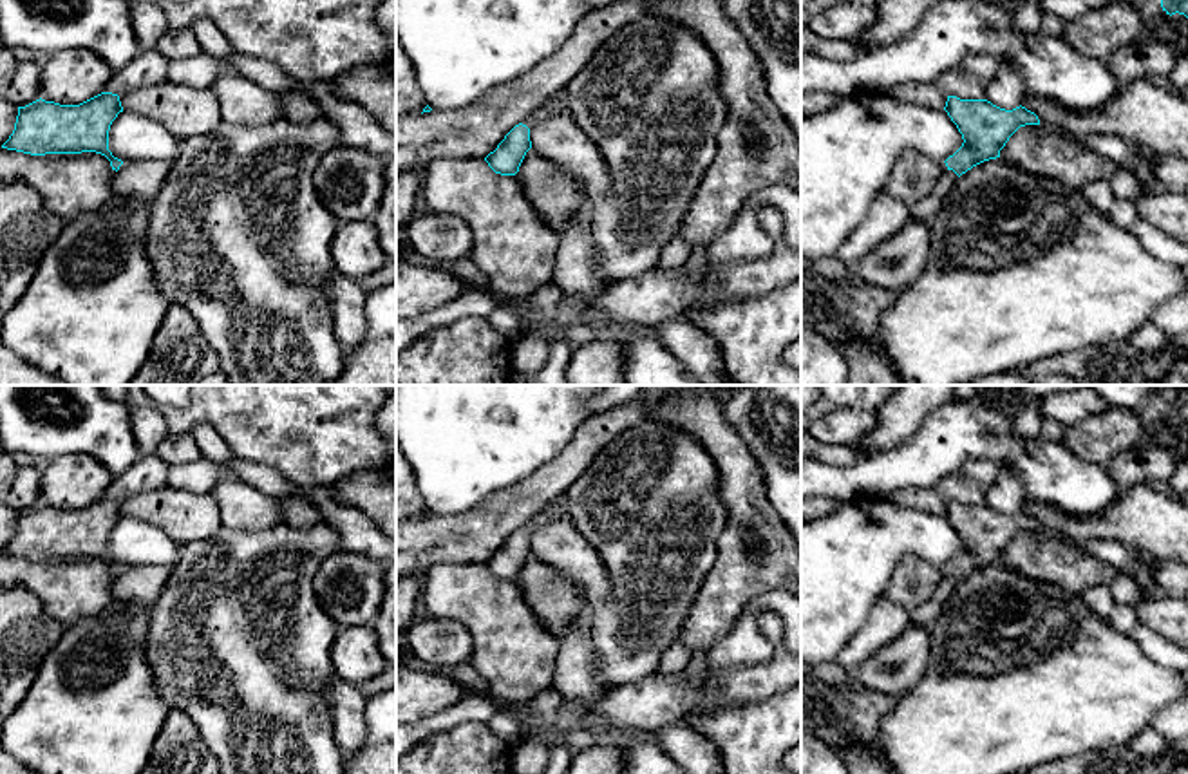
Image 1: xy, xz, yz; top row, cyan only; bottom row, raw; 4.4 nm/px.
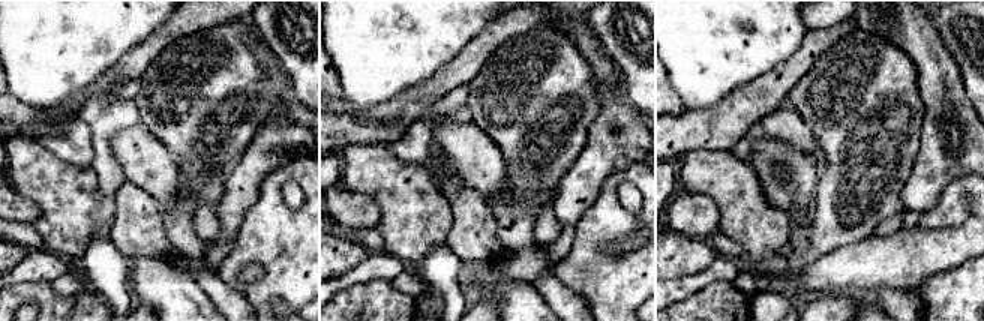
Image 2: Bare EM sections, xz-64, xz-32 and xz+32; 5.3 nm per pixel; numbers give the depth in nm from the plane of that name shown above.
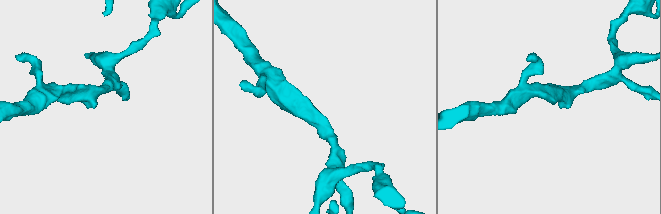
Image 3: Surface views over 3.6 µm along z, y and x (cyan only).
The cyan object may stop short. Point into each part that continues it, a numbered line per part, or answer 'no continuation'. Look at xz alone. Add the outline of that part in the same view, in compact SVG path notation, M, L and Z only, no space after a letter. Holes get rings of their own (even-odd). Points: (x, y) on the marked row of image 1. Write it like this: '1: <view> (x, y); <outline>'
1: xz (556, 105); M566 87L561 89L559 92L555 92L542 107L539 107L528 121L524 121L523 125L530 125L532 121L539 121L550 116L559 116L566 112L566 105L568 105L568 92Z

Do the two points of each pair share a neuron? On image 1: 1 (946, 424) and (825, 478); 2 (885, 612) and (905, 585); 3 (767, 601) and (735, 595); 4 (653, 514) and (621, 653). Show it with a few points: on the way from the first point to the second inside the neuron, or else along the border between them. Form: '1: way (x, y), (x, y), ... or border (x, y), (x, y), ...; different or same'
1: way (915, 454), (903, 467), (877, 476), (856, 478); same
2: border (883, 595), (908, 613); different
3: border (782, 588), (758, 594), (742, 610), (727, 633); different
4: way (653, 548), (653, 590), (641, 619); same

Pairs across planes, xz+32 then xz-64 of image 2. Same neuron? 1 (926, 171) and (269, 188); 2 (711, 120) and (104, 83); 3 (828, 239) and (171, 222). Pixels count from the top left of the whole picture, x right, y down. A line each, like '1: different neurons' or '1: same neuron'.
1: different neurons
2: same neuron
3: same neuron

